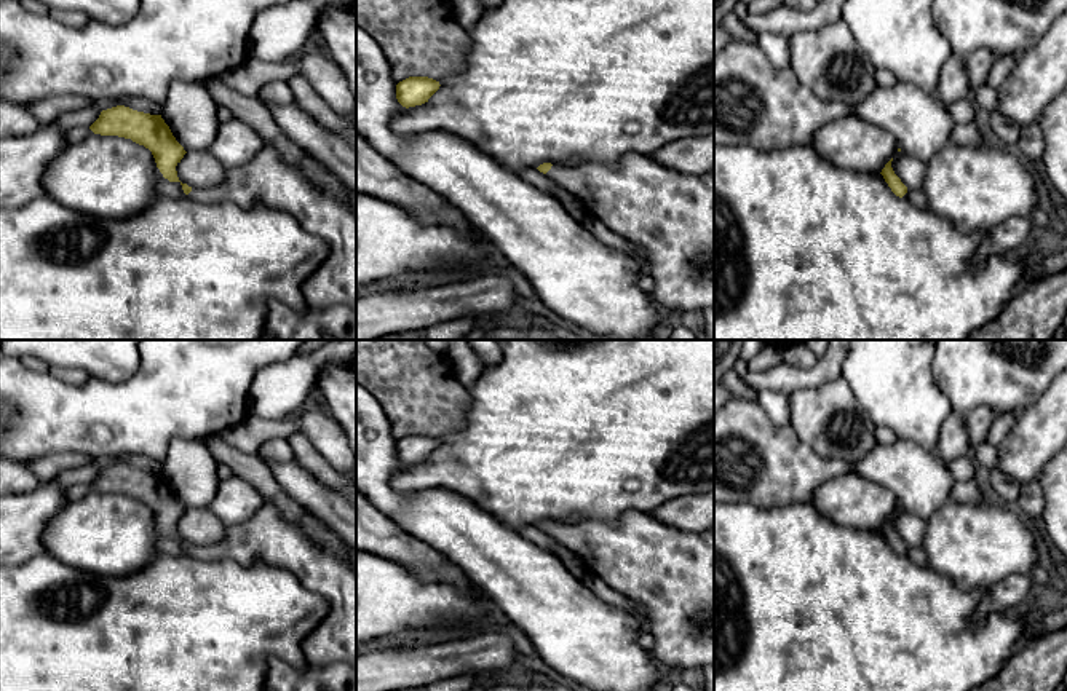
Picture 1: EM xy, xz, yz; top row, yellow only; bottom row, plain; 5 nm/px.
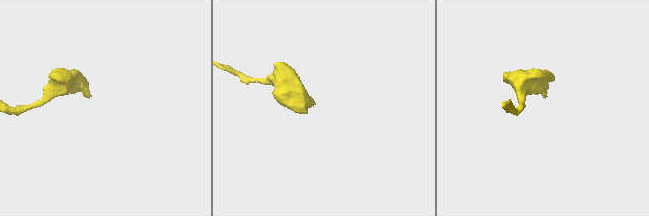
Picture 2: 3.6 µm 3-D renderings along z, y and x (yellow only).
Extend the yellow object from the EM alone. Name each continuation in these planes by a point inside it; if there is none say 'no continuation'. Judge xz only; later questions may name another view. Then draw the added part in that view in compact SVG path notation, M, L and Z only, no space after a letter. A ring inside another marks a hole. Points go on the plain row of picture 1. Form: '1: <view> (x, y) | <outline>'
1: xz (670, 572) | M629 509L613 523L553 522L546 533L575 552L589 573L645 608L645 627L655 638L650 653L663 669L714 665L714 531L684 531Z

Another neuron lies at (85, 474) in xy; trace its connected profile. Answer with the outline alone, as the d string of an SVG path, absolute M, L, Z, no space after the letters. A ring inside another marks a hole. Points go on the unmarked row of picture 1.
M83 464L73 469L61 471L53 480L62 487L89 485L101 472L94 464Z

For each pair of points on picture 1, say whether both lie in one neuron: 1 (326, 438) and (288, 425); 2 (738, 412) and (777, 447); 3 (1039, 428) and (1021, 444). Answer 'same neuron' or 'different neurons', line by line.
1: same neuron
2: same neuron
3: same neuron

